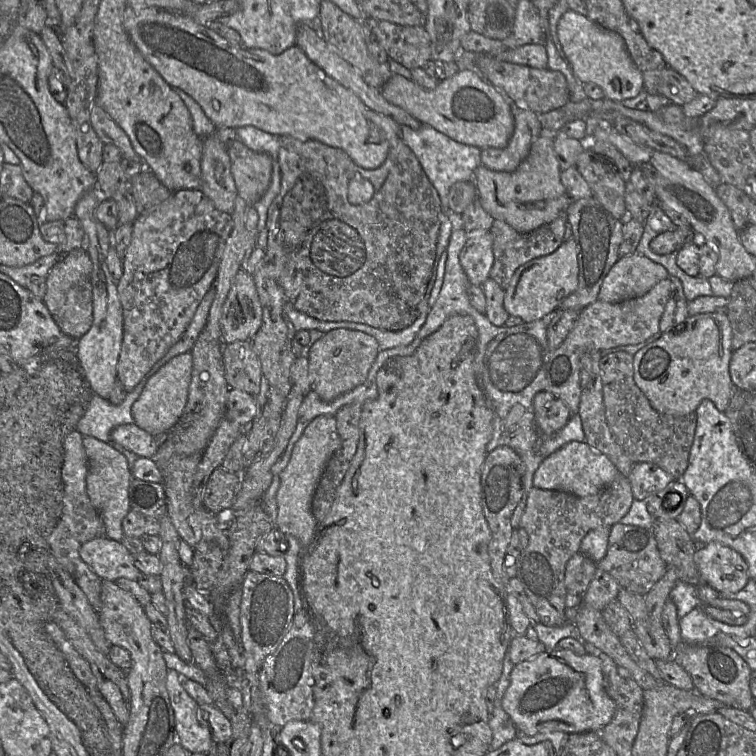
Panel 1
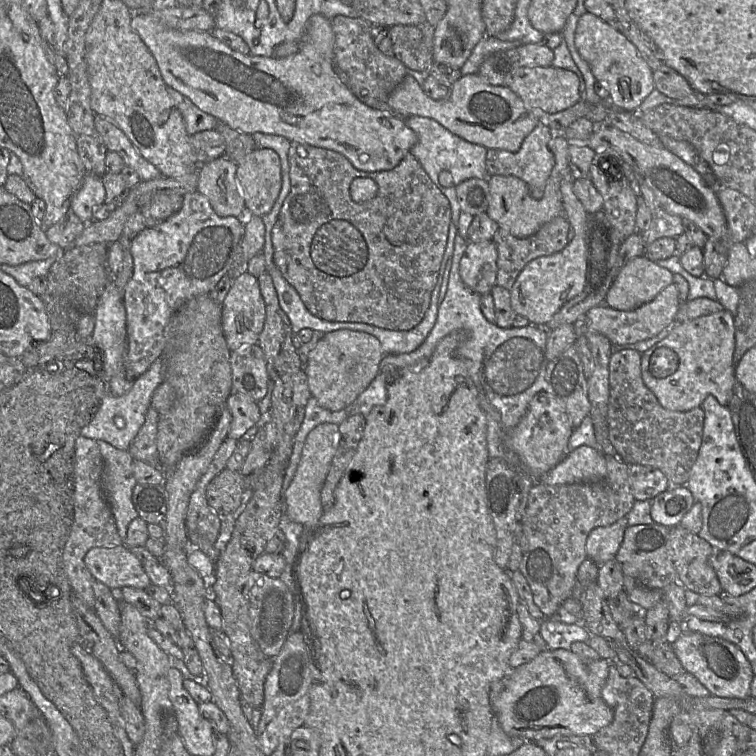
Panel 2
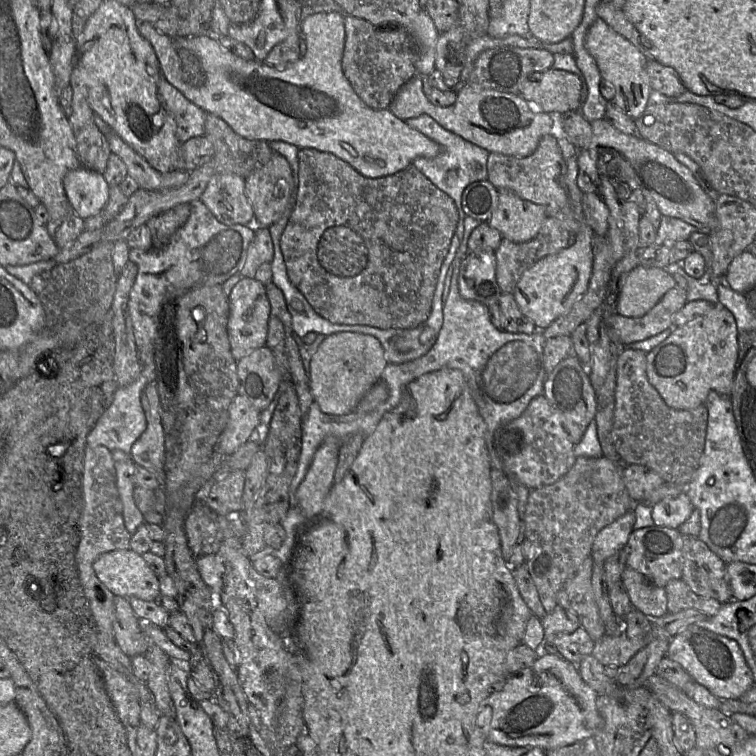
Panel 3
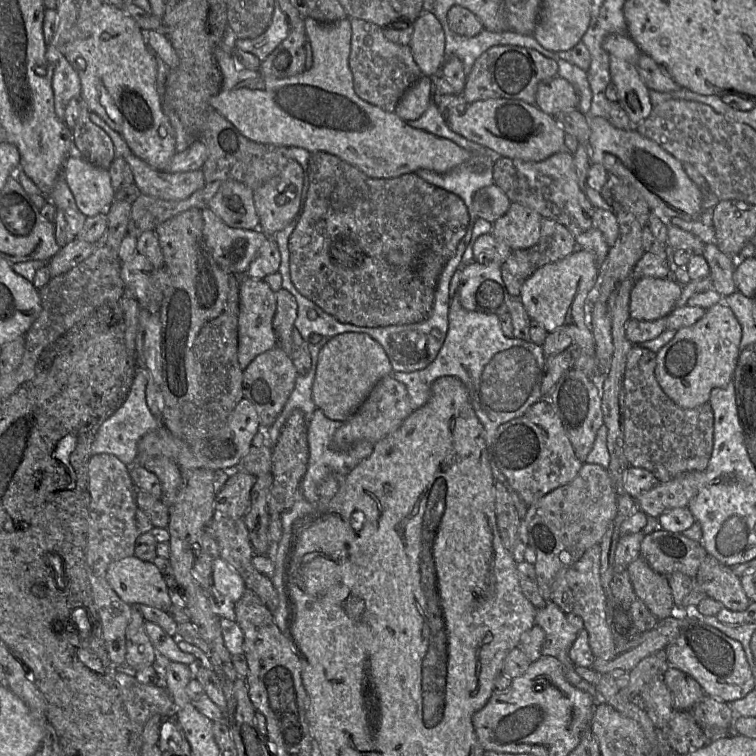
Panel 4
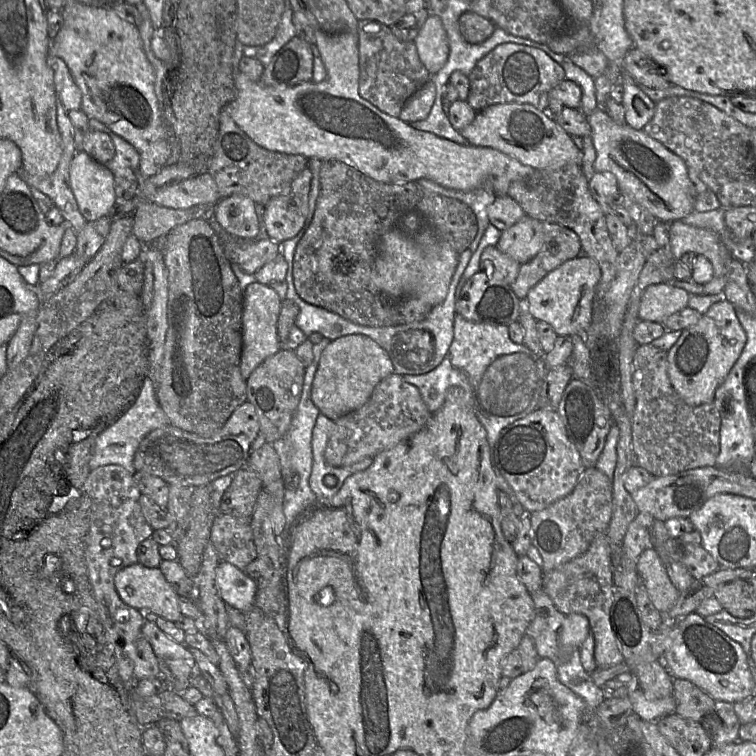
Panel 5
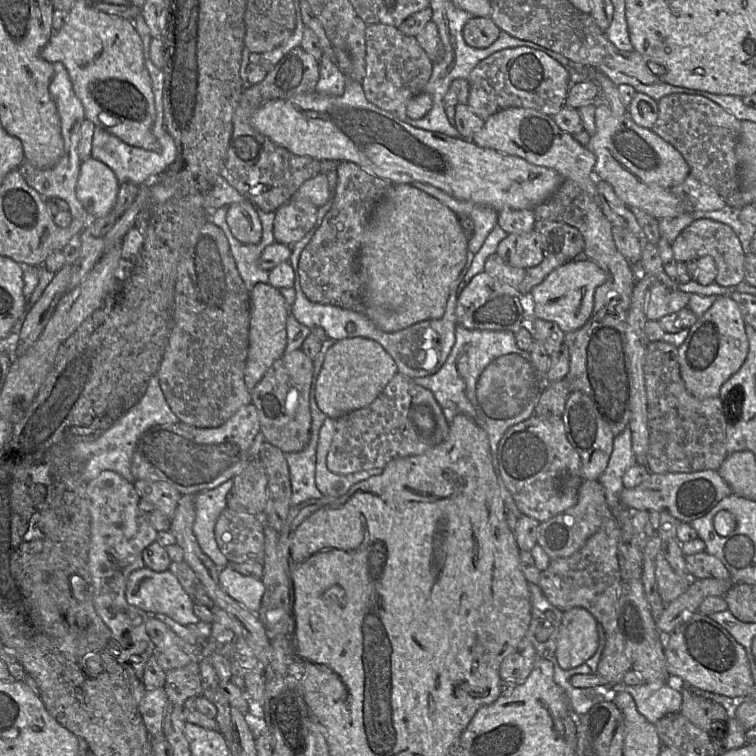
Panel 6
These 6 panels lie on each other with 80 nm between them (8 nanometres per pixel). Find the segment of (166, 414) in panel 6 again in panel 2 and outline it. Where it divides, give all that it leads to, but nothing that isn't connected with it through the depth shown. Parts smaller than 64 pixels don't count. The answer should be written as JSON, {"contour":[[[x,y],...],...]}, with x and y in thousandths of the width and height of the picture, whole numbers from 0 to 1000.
{"contour":[[[210,474],[202,479],[196,489],[179,501],[169,520],[163,524],[151,524],[142,520],[134,536],[118,561],[107,567],[106,575],[114,579],[138,583],[159,595],[169,595],[173,585],[193,557],[194,542],[198,538],[204,516],[217,503],[218,484]]]}

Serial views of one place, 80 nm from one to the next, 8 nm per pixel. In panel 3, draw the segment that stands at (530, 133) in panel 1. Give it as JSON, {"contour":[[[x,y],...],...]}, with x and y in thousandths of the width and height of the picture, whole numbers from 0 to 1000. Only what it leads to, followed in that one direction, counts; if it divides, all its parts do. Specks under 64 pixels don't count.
{"contour":[[[737,177],[718,180],[708,201],[697,208],[648,201],[644,213],[646,238],[657,250],[671,250],[690,263],[720,272],[724,287],[739,290],[754,308],[763,310],[771,294],[762,284],[747,251],[746,231],[750,218],[737,189]]]}

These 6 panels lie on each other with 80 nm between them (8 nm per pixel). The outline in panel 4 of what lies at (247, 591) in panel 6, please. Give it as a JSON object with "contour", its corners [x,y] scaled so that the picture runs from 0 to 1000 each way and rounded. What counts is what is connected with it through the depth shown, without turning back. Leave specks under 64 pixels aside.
{"contour":[[[288,737],[282,743],[280,790],[286,798],[286,811],[306,820],[310,819],[310,799],[321,788],[327,776],[321,765]]]}

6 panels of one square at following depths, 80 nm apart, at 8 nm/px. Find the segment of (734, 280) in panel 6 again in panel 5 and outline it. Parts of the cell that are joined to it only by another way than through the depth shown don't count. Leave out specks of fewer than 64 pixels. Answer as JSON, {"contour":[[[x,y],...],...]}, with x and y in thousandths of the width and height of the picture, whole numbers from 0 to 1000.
{"contour":[[[896,291],[885,296],[885,316],[893,344],[909,333],[917,333],[931,337],[942,348],[944,364],[940,372],[930,377],[933,389],[956,386],[963,349],[971,340],[947,307]]]}

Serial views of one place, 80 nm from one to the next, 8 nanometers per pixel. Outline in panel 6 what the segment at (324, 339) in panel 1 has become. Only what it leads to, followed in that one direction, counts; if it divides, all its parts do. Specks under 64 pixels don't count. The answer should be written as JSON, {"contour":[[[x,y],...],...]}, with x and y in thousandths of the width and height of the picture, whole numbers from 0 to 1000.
{"contour":[[[479,446],[448,450],[433,464],[419,499],[419,537],[439,554],[485,538],[525,493],[525,483],[520,474],[495,450]]]}

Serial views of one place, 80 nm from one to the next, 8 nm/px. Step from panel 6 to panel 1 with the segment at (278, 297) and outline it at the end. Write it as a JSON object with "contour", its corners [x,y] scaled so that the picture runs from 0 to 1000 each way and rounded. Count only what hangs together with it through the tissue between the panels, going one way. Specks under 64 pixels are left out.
{"contour":[[[317,354],[294,406],[296,455],[332,450],[347,429],[347,405],[333,362]]]}

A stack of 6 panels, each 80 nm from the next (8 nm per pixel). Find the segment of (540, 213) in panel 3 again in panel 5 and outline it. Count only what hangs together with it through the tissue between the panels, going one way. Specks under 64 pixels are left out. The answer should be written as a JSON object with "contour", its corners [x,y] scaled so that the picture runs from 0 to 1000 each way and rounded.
{"contour":[[[698,284],[664,306],[656,327],[687,349],[704,344],[718,324],[717,294]]]}

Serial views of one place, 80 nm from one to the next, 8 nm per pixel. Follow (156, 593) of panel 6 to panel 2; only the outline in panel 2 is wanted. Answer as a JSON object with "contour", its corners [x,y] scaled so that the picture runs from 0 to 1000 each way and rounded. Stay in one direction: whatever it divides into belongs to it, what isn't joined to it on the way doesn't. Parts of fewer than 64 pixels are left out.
{"contour":[[[167,721],[122,725],[111,742],[123,763],[151,782],[167,775],[193,780],[201,771],[189,745]]]}

